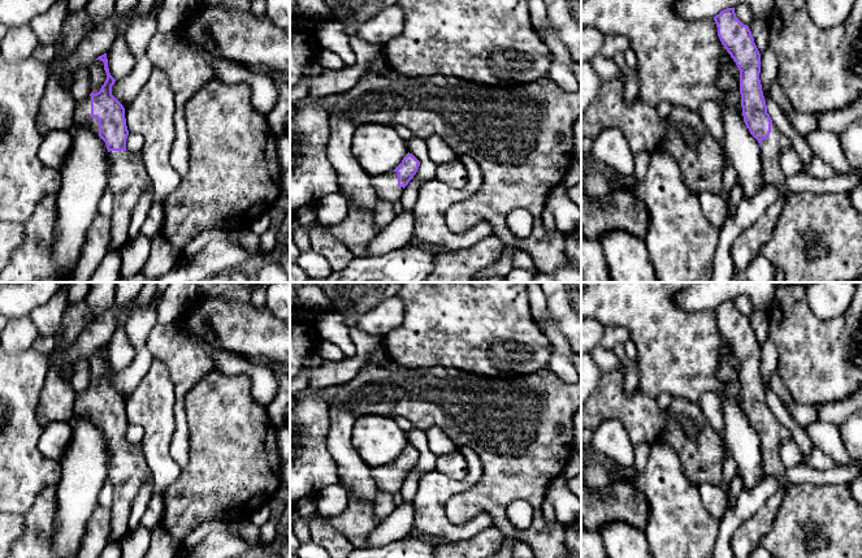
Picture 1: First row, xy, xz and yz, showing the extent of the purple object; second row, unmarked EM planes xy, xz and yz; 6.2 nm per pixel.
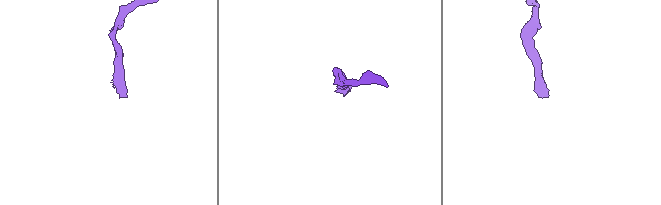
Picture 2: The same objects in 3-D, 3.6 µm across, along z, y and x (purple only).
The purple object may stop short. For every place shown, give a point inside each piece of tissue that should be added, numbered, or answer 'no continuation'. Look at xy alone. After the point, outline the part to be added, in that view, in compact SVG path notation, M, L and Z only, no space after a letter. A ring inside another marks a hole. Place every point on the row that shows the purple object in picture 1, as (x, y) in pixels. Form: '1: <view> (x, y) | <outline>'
1: xy (82, 113) | M87 96L83 101L77 103L77 108L74 112L74 121L88 124L92 133L99 135L98 118L91 117L91 96Z

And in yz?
1: yz (772, 176) | M772 124L770 135L762 140L762 178L764 187L781 187L784 185L785 177L779 157L783 150L790 147L792 140Z

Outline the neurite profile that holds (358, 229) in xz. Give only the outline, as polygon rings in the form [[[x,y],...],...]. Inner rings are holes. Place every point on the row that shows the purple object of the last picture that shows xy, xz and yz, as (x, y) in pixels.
[[[350,202],[346,219],[329,228],[329,232],[343,243],[352,258],[365,256],[368,245],[381,230],[374,225],[373,211],[358,208]]]

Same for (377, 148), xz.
[[[371,122],[355,127],[352,155],[369,176],[394,170],[407,153],[407,143],[393,126]]]

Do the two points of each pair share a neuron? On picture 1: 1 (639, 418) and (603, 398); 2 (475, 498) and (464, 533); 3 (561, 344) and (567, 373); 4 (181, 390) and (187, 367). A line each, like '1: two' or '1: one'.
1: one
2: two
3: one
4: one

